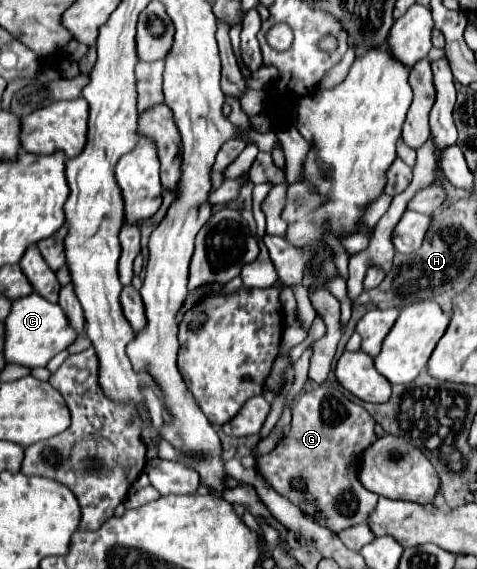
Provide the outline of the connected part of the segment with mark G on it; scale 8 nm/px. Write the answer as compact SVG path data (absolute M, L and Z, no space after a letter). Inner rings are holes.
M312 388L292 406L292 422L284 436L272 452L254 454L258 474L298 508L304 506L306 494L314 496L316 512L314 516L304 516L332 532L364 524L378 504L378 496L358 482L356 466L362 450L372 444L372 416L362 406L350 402L340 388ZM292 480L302 480L304 488L294 488Z

